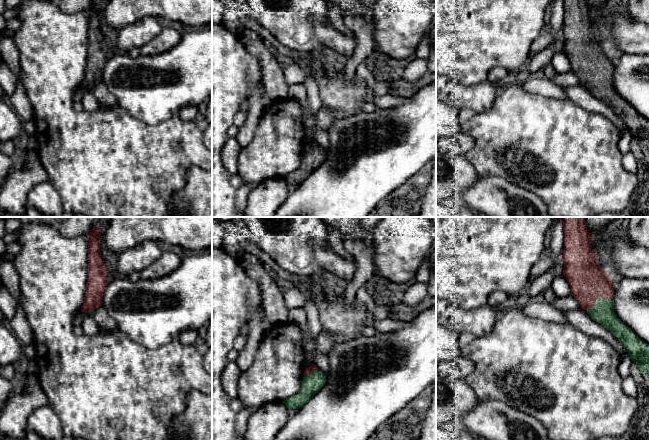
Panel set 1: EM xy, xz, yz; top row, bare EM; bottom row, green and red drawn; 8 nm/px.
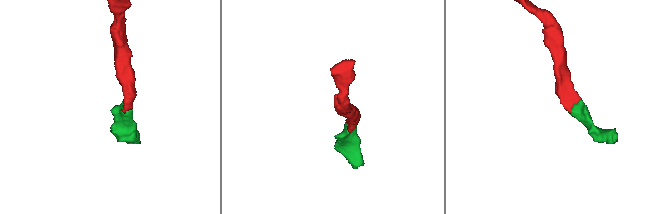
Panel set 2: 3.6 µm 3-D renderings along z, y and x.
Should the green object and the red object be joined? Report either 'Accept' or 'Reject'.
Accept

